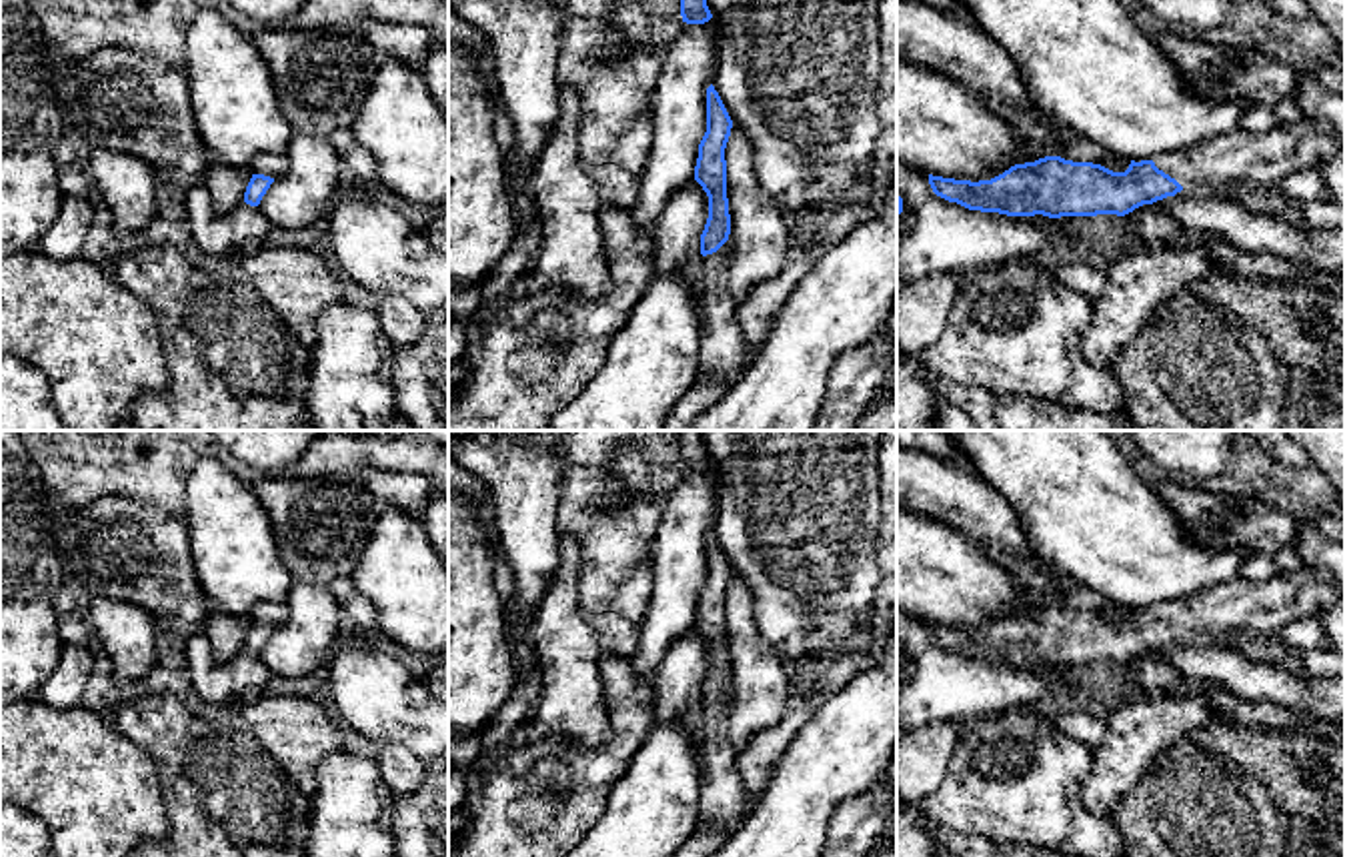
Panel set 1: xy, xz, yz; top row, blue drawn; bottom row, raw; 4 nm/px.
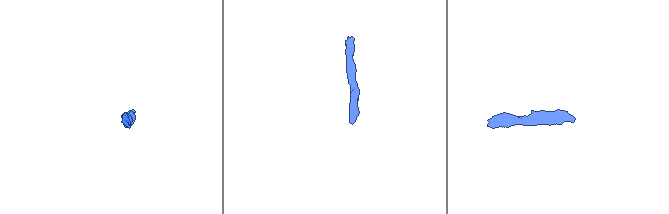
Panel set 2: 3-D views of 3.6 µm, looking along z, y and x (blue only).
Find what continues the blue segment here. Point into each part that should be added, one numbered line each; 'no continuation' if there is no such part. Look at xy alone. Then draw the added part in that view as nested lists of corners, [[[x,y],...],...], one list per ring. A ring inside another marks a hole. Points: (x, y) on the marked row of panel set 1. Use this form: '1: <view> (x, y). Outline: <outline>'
1: xy (271, 165). Outline: [[[262,152],[250,162],[250,168],[252,168],[254,174],[280,178],[288,168],[288,156],[286,154]]]

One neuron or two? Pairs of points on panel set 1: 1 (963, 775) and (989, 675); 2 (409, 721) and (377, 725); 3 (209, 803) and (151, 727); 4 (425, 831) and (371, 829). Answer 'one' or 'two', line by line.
1: two
2: one
3: one
4: two

